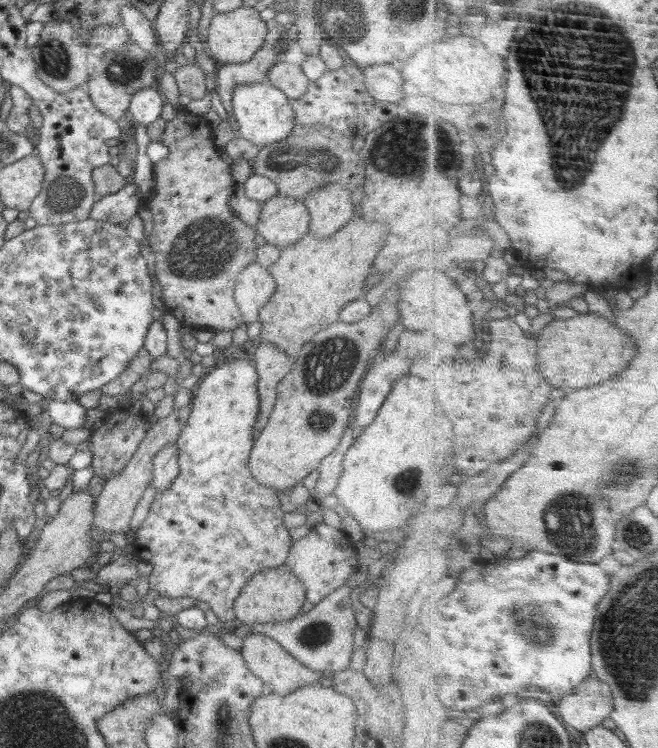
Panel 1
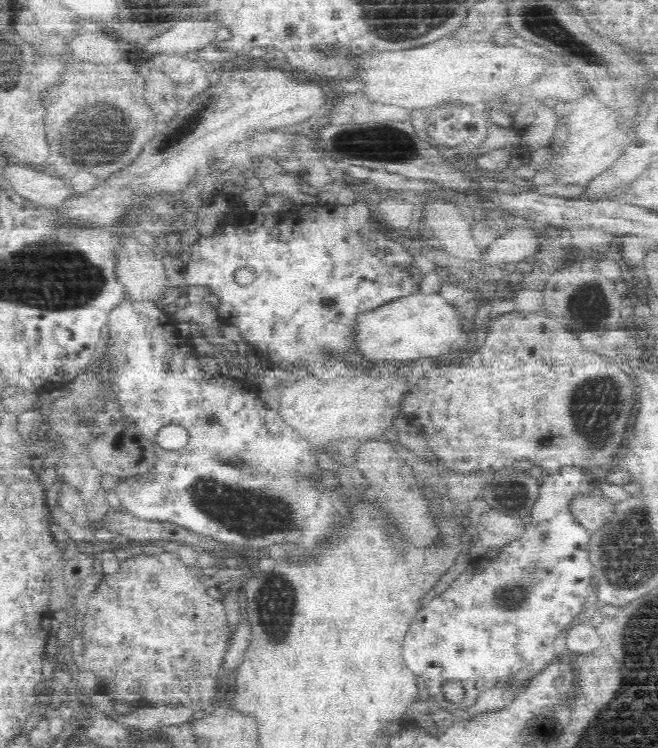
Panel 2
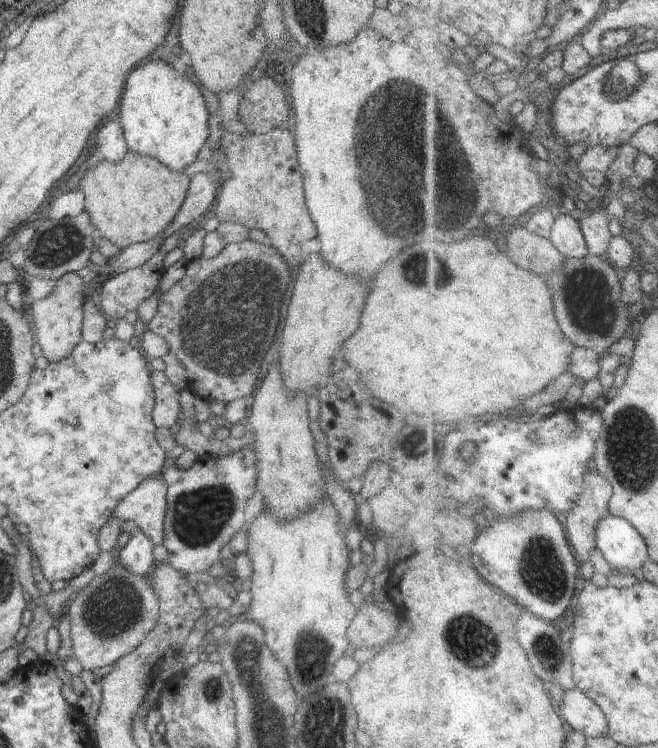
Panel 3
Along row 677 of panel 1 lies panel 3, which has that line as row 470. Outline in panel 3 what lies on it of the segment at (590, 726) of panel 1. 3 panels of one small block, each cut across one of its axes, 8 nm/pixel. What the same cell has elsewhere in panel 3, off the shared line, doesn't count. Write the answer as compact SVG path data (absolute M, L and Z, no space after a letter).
M600 470L588 472L584 494L572 512L568 512L565 525L571 545L576 548L581 562L590 562L598 549L600 522L611 512L610 503L614 494L612 482Z

